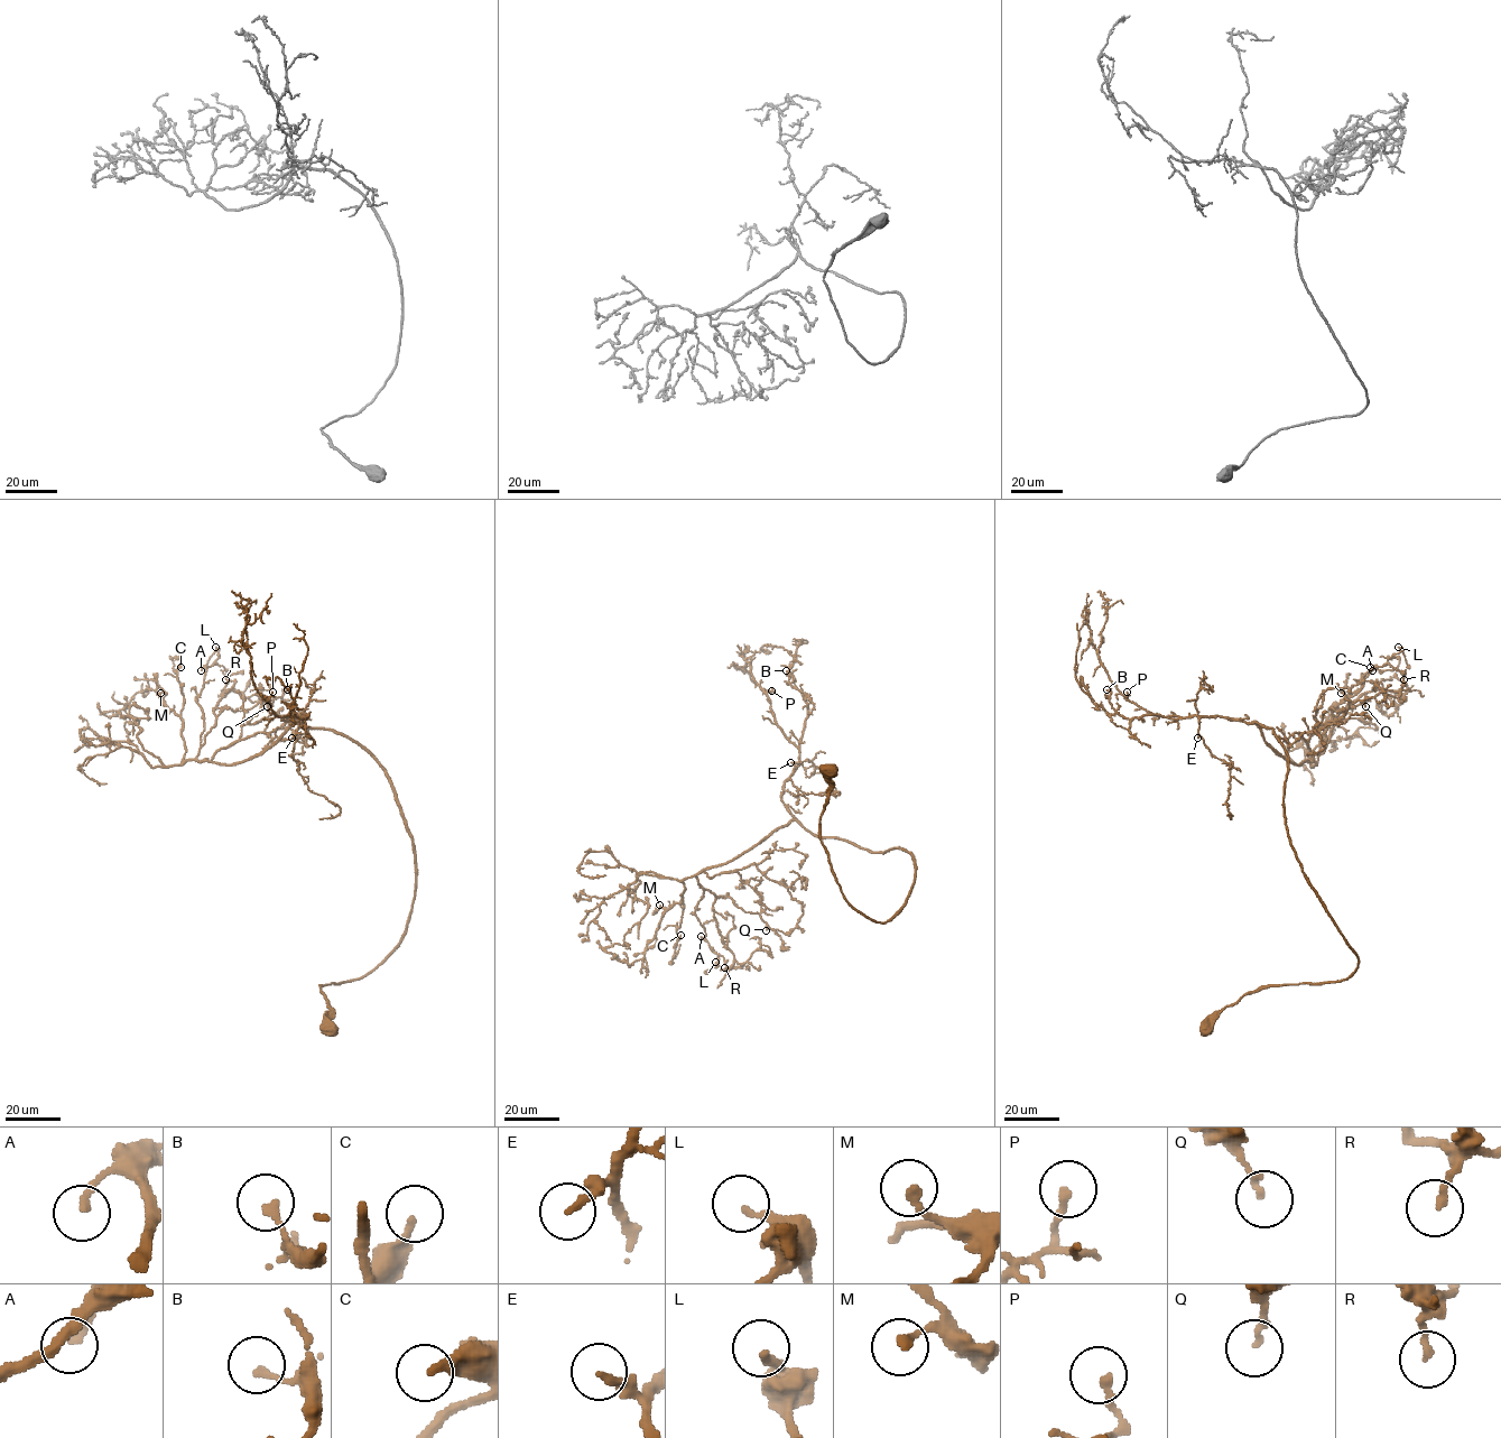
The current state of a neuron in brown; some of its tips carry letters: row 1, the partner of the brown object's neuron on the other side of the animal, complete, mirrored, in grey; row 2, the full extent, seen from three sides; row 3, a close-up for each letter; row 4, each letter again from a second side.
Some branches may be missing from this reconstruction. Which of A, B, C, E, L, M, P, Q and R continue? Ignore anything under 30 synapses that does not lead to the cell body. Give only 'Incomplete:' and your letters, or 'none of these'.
Incomplete: E

